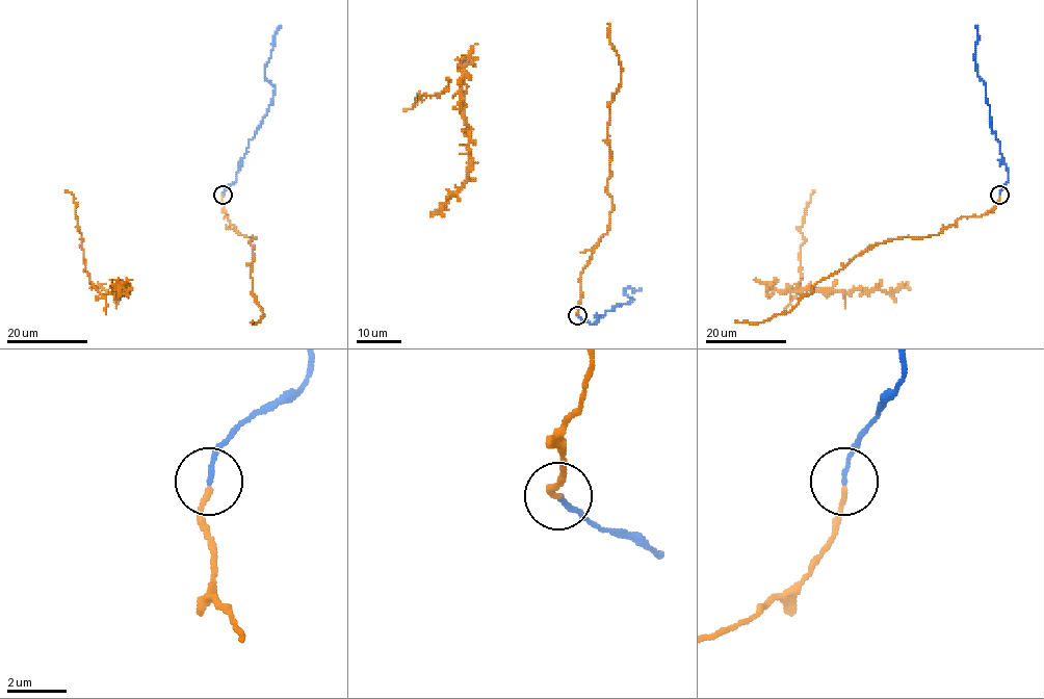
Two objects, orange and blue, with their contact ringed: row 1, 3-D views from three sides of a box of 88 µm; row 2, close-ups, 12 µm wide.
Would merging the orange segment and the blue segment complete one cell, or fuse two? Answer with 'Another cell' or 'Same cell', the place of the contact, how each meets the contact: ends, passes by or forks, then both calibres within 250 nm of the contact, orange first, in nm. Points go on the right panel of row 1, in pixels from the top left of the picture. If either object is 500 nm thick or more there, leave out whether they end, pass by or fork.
Same cell. Place: (999, 195). At the ring orange ends. At the ring blue ends. Thickness 150 nm (orange) against 140 nm

